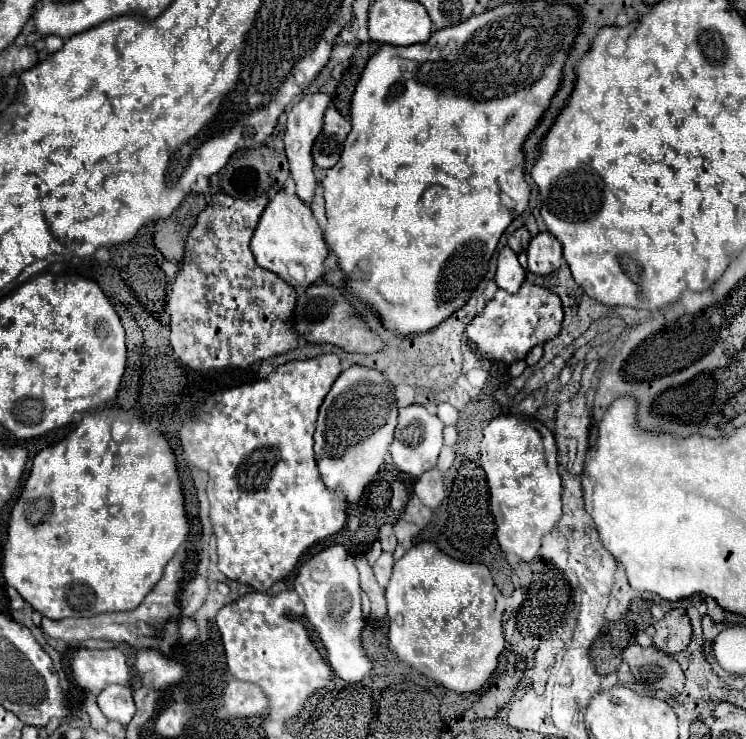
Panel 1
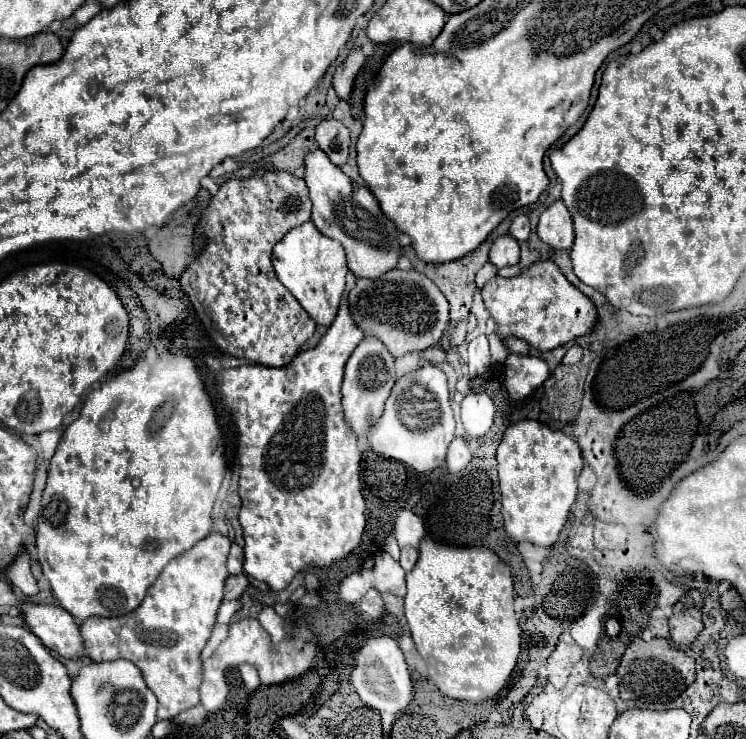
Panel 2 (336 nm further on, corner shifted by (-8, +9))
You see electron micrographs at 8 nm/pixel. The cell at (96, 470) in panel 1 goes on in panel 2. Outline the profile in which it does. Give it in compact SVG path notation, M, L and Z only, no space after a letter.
M164 353L156 359L154 365L148 363L148 357L140 357L140 361L116 375L114 379L102 383L100 389L94 389L88 393L84 407L80 409L78 419L74 419L66 431L62 441L56 447L56 453L50 461L50 471L46 479L46 487L42 491L40 501L40 513L36 523L36 551L38 551L38 563L42 567L42 573L46 575L54 597L58 603L78 621L84 621L86 617L100 615L100 617L120 617L130 611L134 611L144 595L146 589L158 579L164 565L182 555L192 557L190 547L196 545L200 539L204 539L212 531L212 507L216 503L220 483L226 473L226 459L224 459L224 441L222 441L222 429L216 419L216 411L212 407L212 401L204 389L204 383L194 367L194 361L186 353Z

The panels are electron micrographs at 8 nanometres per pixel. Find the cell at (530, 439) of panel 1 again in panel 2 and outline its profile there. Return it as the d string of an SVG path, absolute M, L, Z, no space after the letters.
M522 419L504 431L496 459L506 535L516 543L530 541L534 545L548 547L548 513L552 513L550 519L554 545L578 495L578 475L584 467L578 443L562 431L550 429L546 423L536 419Z

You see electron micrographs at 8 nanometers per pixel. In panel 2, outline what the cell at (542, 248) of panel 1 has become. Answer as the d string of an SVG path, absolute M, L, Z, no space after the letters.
M560 199L540 215L538 237L552 249L572 249L574 243L572 217Z

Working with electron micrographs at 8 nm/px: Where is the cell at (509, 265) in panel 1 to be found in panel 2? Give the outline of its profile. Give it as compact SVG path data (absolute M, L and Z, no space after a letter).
M504 235L504 237L496 239L492 243L492 249L490 249L490 261L498 269L516 265L520 261L520 245L518 245L518 241L512 239L510 235Z

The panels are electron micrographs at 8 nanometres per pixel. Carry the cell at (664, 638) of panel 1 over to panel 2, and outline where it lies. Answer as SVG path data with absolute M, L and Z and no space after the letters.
M696 589L688 591L674 605L674 615L670 617L670 637L676 645L690 645L702 631L700 607L702 607L702 597Z

